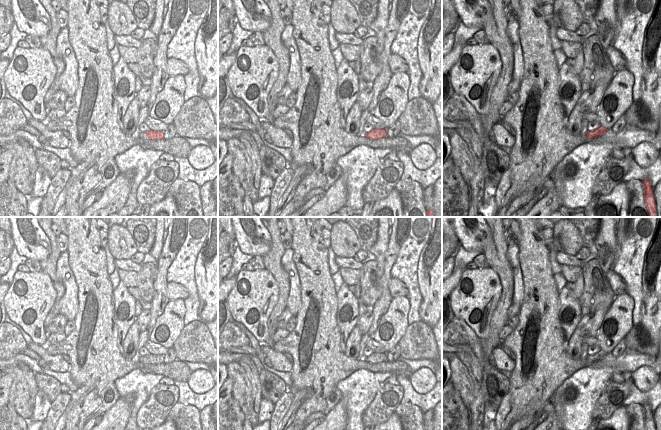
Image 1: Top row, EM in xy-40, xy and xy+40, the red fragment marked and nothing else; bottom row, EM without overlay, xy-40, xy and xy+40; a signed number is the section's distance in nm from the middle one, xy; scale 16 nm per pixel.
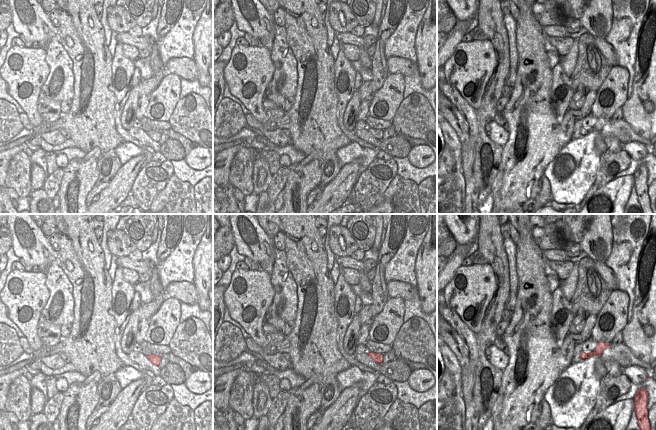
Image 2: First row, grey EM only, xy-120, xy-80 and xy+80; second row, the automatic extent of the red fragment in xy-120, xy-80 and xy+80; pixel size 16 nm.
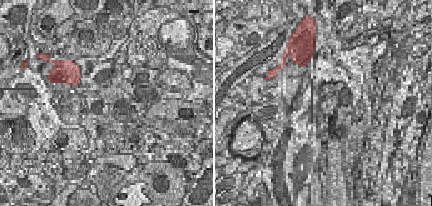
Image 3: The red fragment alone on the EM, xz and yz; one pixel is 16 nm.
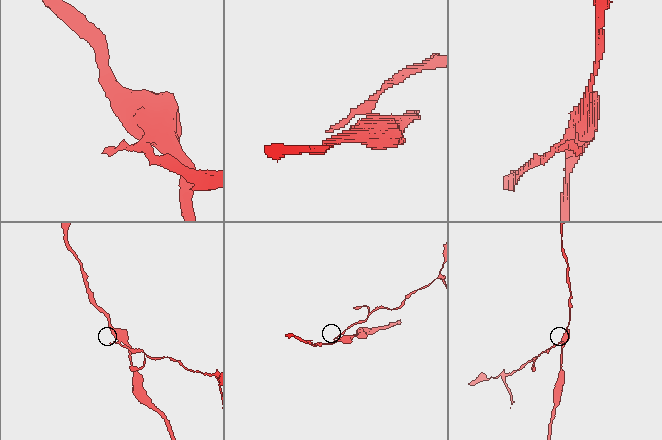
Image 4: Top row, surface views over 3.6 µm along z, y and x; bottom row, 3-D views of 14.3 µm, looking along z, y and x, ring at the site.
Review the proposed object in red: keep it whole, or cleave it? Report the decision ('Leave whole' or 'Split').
Split

